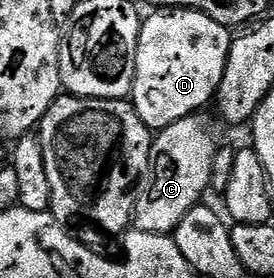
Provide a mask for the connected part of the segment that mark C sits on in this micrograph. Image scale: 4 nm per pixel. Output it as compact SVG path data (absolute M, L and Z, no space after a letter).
M204 114L188 115L186 119L175 121L175 125L167 125L165 130L156 132L149 172L139 184L137 191L137 210L135 212L135 227L138 231L155 233L156 235L173 235L177 226L191 209L205 199L205 191L210 190L211 169L219 146L219 140L213 136Z

